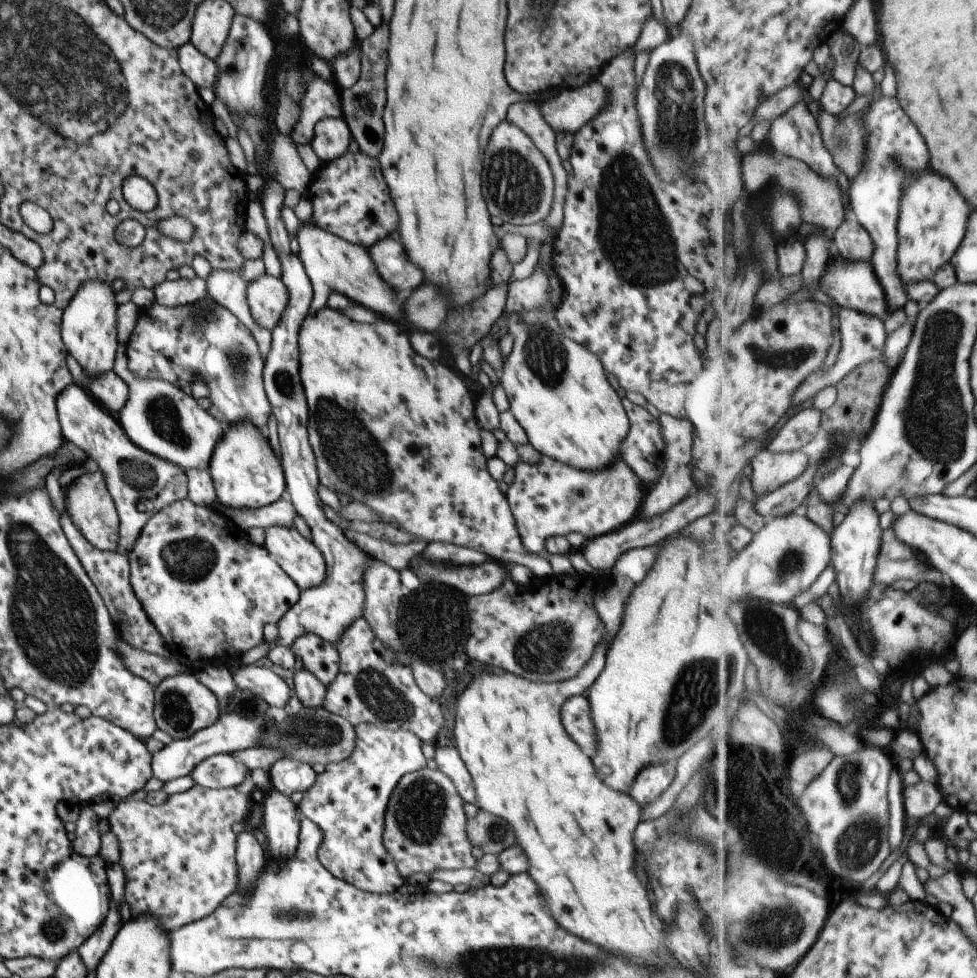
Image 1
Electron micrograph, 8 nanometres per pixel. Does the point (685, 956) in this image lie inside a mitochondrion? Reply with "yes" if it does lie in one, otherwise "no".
no

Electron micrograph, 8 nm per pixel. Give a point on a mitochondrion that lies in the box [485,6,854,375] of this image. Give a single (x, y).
(629, 229)

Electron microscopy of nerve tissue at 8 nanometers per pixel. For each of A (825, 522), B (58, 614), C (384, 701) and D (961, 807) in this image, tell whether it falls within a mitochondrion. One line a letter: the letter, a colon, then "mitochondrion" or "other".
A: other
B: mitochondrion
C: mitochondrion
D: other

